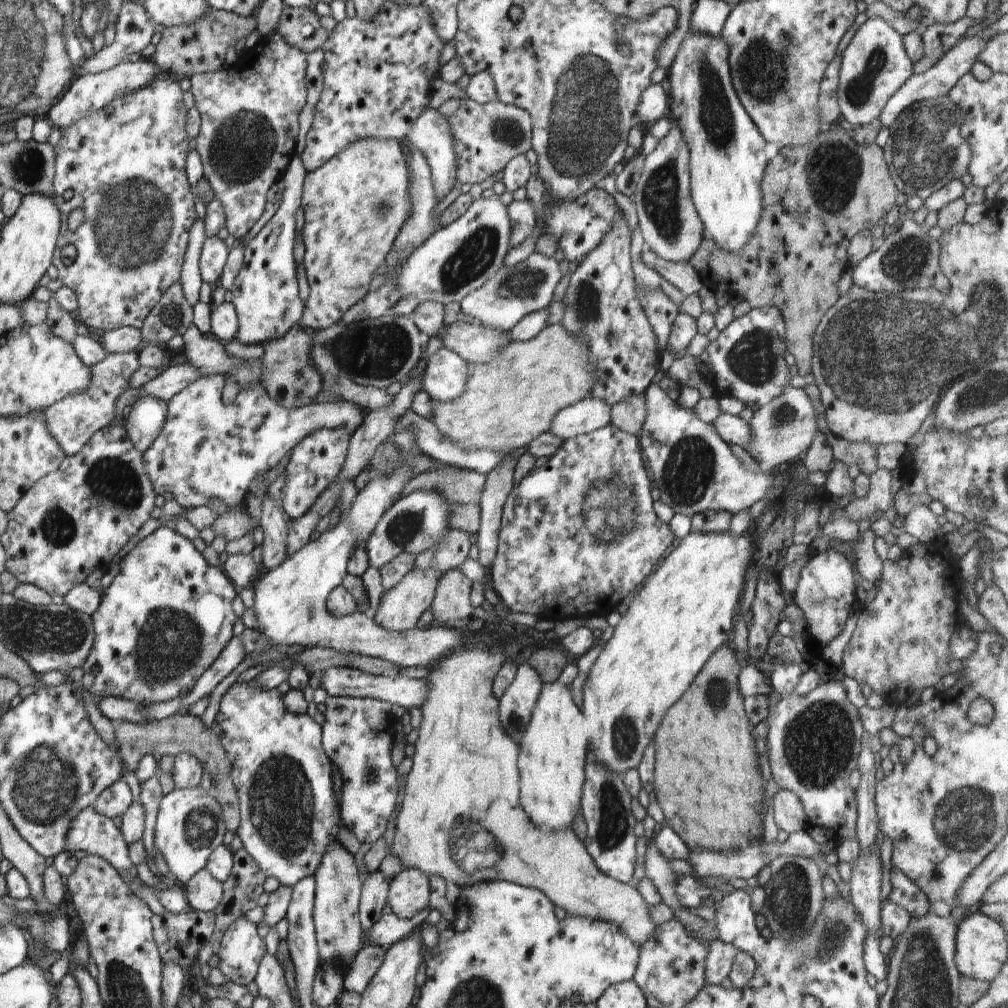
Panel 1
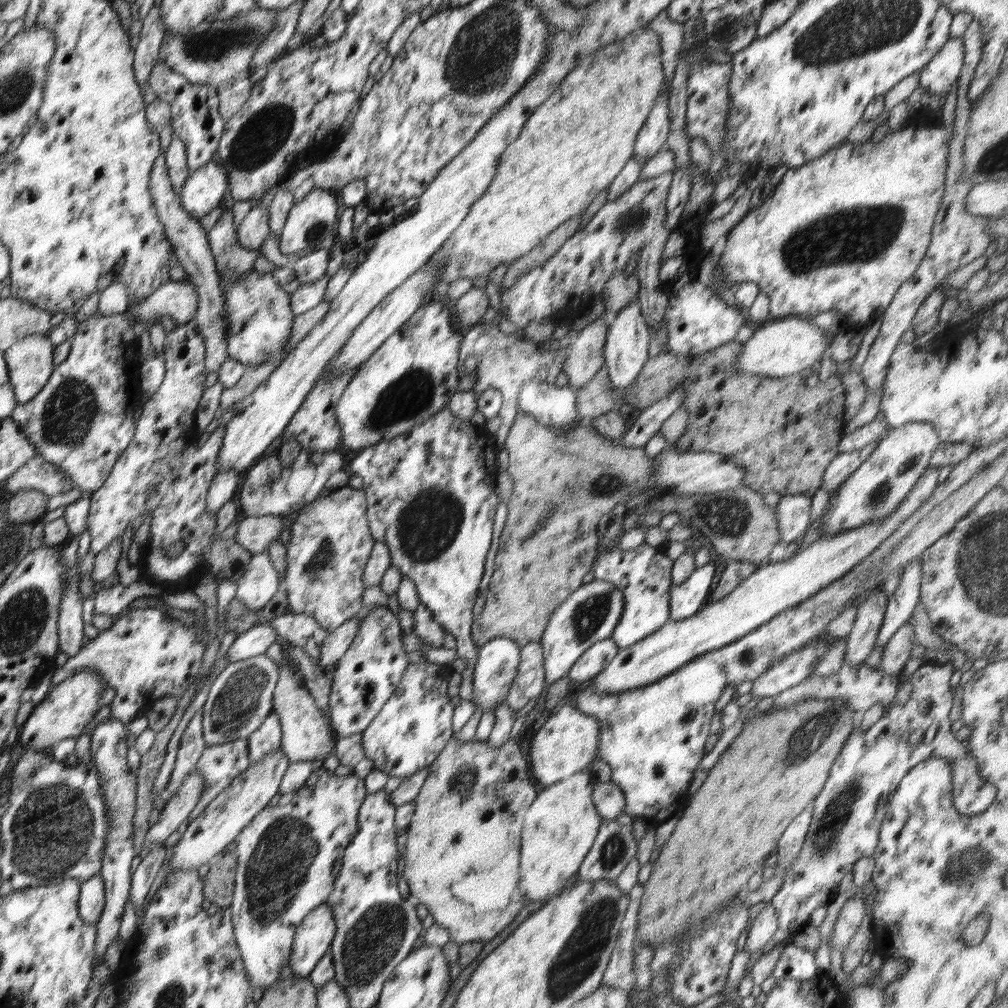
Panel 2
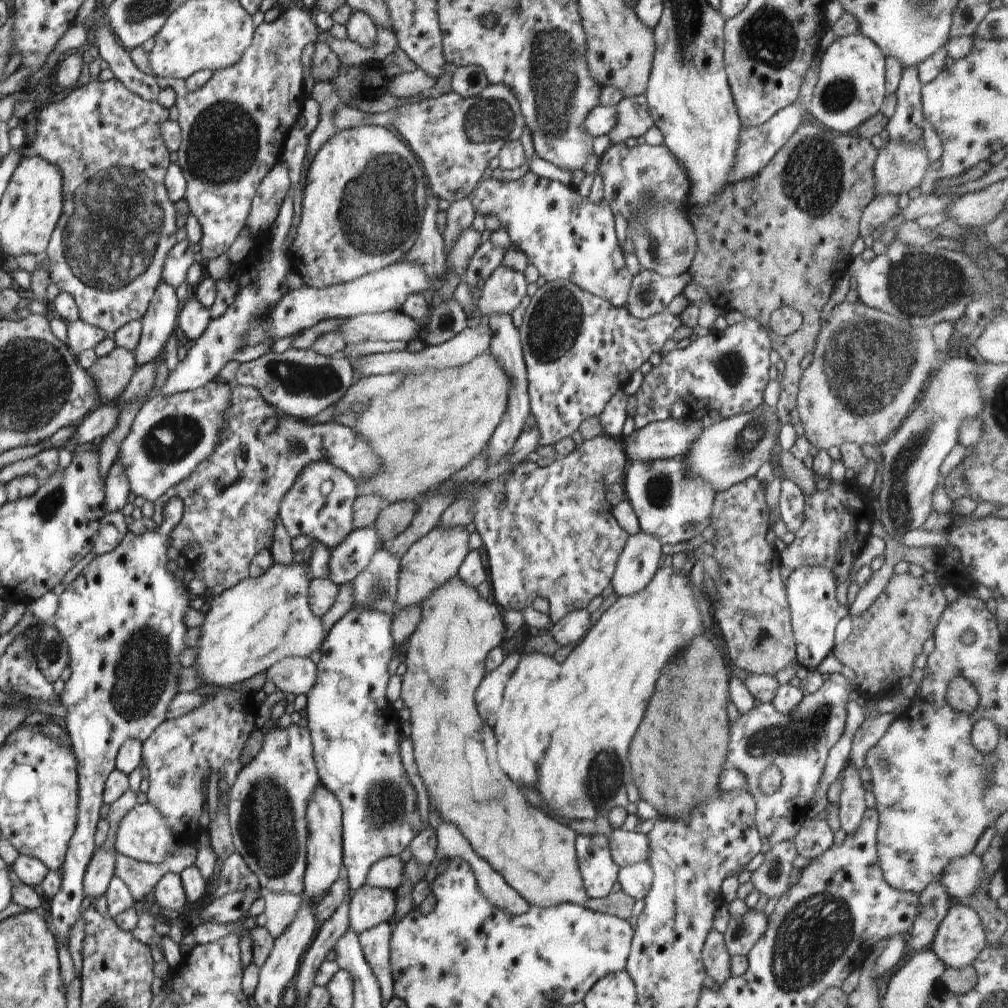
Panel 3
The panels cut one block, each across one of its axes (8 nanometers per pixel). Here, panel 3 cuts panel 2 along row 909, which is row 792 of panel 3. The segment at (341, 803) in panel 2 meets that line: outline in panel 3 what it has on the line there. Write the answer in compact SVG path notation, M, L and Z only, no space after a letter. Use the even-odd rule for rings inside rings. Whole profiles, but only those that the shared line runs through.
M294 723L288 728L266 728L262 749L249 764L242 767L235 778L227 805L234 848L256 875L259 886L265 892L302 894L309 834L306 808L318 784L321 784L321 780L314 762L310 731L308 727Z

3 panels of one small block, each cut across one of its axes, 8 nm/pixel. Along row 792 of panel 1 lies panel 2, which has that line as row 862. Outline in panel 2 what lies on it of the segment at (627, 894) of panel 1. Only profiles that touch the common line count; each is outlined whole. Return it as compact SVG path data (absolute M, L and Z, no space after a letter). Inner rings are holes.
M452 737L427 770L424 786L413 800L415 809L407 830L406 853L402 858L405 861L403 878L407 880L412 898L418 905L426 905L434 924L448 930L448 941L459 946L478 940L486 943L510 925L526 906L526 898L514 890L520 881L518 858L525 814L538 795L535 782L517 739L493 747L488 740L474 738L462 742Z

